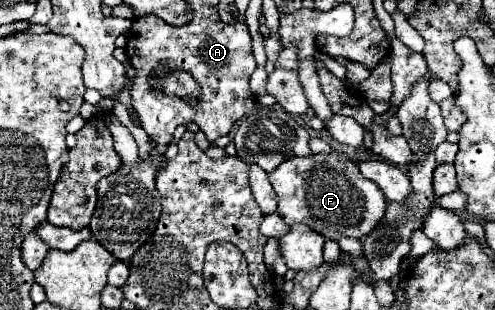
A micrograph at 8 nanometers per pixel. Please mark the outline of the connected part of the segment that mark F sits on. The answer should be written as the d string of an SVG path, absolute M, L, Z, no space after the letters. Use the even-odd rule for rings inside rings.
M333 151L329 155L291 157L283 161L271 175L269 181L279 197L277 213L287 225L305 223L325 239L355 237L361 239L371 233L387 209L383 191L373 181L367 181L357 165L343 153Z

